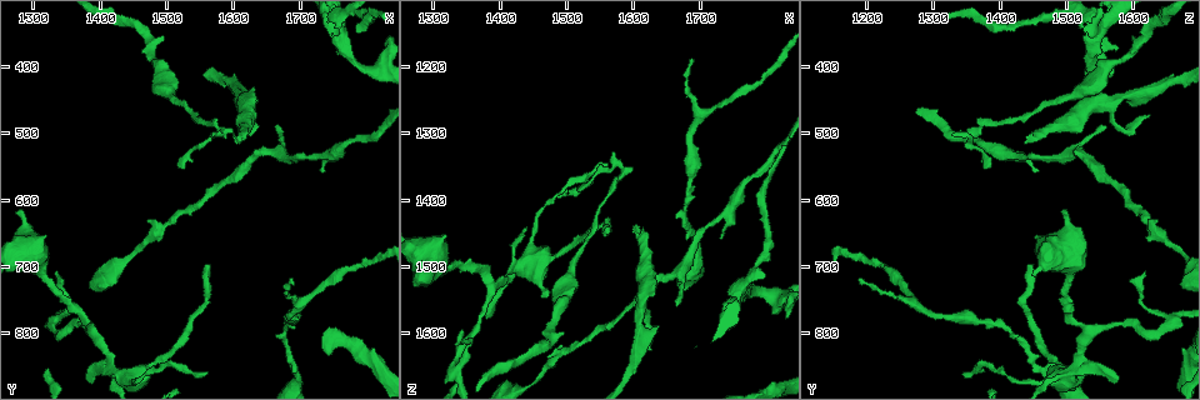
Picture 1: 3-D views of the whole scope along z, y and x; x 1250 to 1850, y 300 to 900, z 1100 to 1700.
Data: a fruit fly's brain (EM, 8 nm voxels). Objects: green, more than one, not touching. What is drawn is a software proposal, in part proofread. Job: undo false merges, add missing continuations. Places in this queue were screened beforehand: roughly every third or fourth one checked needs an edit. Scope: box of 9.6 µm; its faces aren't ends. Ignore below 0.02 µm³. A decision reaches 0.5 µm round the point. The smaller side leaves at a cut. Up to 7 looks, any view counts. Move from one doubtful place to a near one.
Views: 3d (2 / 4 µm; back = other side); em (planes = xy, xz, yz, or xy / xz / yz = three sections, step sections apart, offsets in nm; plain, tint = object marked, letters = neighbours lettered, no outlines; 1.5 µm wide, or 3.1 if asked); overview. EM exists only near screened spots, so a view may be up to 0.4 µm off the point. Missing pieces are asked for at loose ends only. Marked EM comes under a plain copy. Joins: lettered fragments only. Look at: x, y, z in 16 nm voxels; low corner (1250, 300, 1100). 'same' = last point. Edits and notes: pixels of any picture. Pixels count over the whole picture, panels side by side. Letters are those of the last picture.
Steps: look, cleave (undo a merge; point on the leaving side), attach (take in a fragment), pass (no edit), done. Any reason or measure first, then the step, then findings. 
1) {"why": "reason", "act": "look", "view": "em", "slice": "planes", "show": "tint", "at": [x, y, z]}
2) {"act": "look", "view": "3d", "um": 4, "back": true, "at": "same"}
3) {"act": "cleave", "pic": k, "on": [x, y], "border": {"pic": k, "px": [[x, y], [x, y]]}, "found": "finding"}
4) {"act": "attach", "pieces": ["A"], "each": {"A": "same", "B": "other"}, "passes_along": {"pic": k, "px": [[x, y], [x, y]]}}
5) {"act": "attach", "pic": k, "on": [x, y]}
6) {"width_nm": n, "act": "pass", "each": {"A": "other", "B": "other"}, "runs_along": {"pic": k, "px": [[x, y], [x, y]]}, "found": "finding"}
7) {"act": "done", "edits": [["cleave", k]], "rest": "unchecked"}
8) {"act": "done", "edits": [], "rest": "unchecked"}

{"why": "branch stops here", "act": "look", "view": "em", "slice": "yz", "step": 8, "show": "letters", "at": [1665, 490, 1560]}

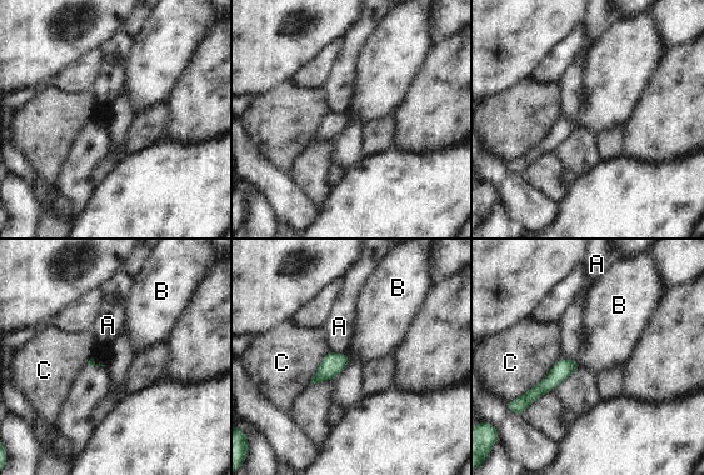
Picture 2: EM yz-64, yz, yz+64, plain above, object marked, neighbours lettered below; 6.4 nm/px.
{"why": "another direction", "act": "look", "view": "em", "slice": "planes", "show": "letters", "at": "same"}

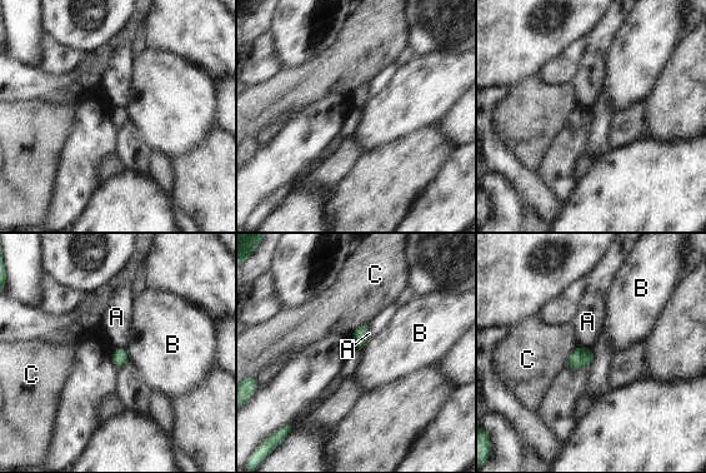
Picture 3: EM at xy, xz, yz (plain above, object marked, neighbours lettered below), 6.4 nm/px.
{"act": "pass", "each": {"A": "other", "B": "other", "C": "other"}, "border": {"pic": 3, "px": [[124, 348], [129, 359]]}, "found": "no lettered fragment goes on from it"}

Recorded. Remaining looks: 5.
{"why": "narrows sharply", "act": "look", "view": "3d", "um": 2, "back": true, "at": [1375, 785, 1580]}

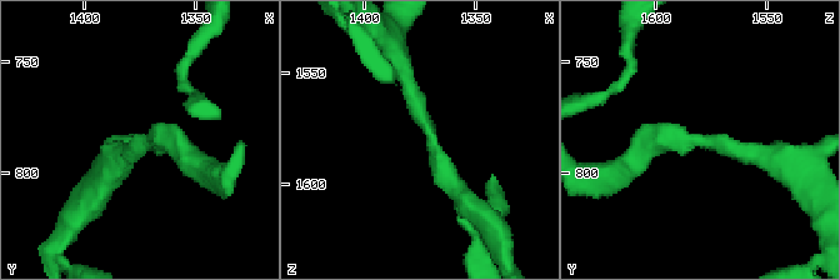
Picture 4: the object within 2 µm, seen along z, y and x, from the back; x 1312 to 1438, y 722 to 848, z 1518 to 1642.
{"act": "look", "view": "em", "slice": "planes", "show": "tint", "at": [1371, 785, 1577]}

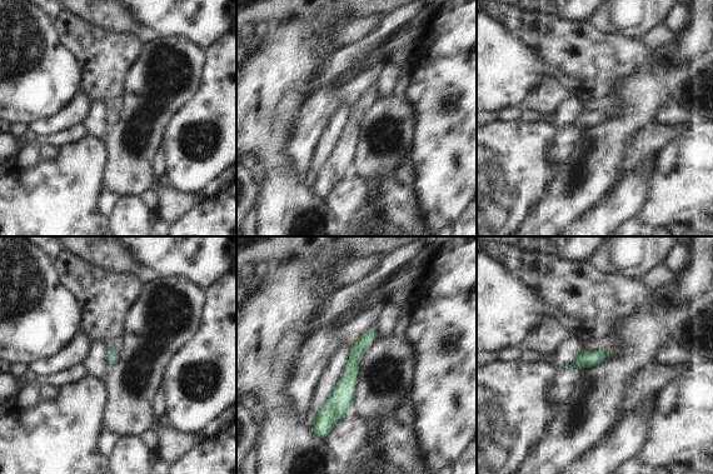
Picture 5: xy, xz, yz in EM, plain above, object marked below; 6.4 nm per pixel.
{"act": "look", "view": "em", "slice": "planes", "show": "letters", "at": "same"}

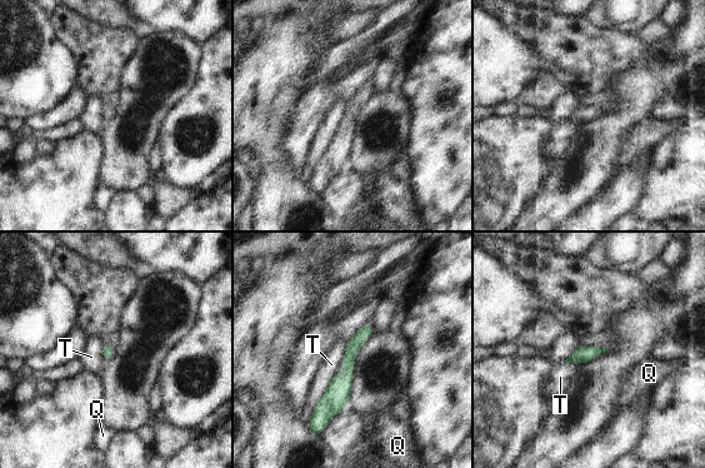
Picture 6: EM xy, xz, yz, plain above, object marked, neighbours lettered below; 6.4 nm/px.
{"act": "pass", "each": {"Q": "other", "T": "other"}, "runs_along": {"pic": 6, "px": [[369, 325], [314, 416]]}, "found": "all the same cell"}

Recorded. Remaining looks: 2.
{"why": "branch stops here", "act": "look", "view": "em", "slice": "xz", "step": 8, "show": "tint", "at": [1560, 705, 1440]}

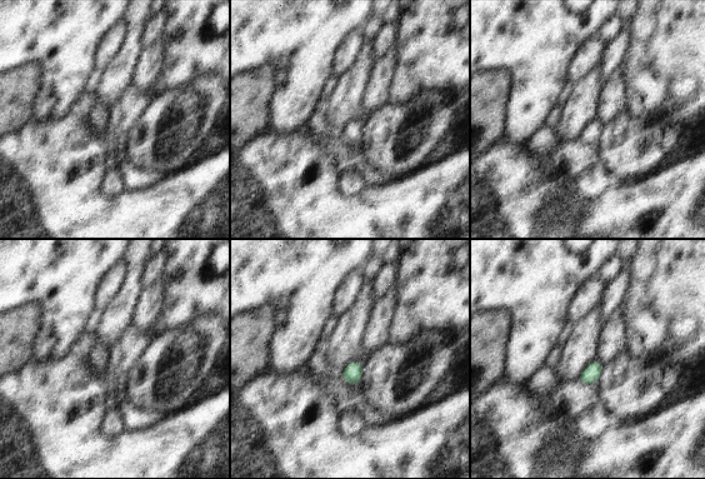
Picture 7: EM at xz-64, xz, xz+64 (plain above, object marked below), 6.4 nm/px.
{"why": "another direction", "act": "look", "view": "em", "slice": "planes", "show": "letters", "at": "same"}

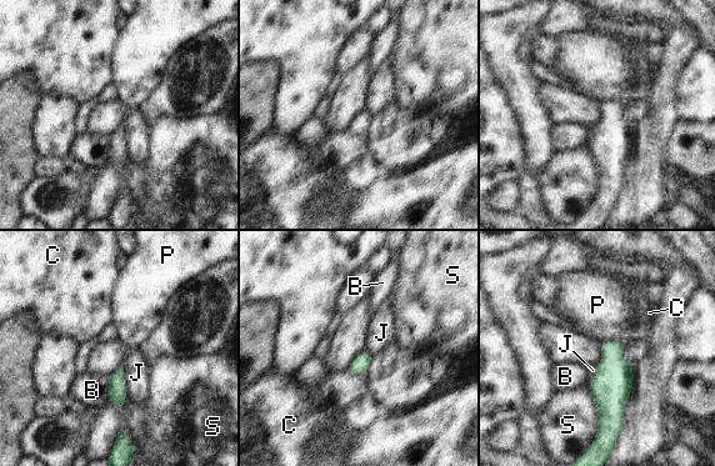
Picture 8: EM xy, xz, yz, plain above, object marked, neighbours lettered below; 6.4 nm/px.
{"act": "pass", "each": {"B": "other", "C": "other", "J": "other", "P": "other", "S": "other"}, "border": {"pic": 8, "px": [[121, 366], [125, 392], [129, 396]]}, "found": "no lettered fragment goes on from it"}

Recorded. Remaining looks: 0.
{"act": "done", "edits": [], "rest": "unchecked"}

